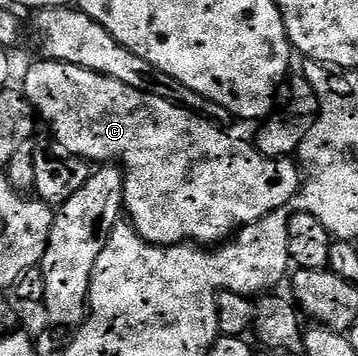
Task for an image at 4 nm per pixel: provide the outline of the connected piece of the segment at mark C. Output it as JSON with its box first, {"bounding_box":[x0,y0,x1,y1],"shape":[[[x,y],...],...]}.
{"bounding_box":[20,60,304,248],"shape":[[[41,60],[34,62],[26,70],[26,79],[20,83],[20,89],[28,101],[33,104],[37,117],[42,118],[50,125],[54,133],[53,141],[64,147],[68,152],[86,159],[91,164],[120,164],[126,175],[126,201],[124,203],[125,213],[128,221],[134,227],[134,231],[145,242],[154,246],[181,246],[183,244],[197,244],[203,248],[222,244],[231,236],[238,233],[244,226],[250,226],[259,222],[264,216],[268,216],[274,210],[284,210],[289,207],[290,201],[298,194],[304,181],[304,175],[297,161],[290,158],[269,158],[258,151],[257,145],[241,142],[233,138],[219,123],[212,122],[208,118],[187,110],[185,106],[177,106],[168,100],[160,100],[160,96],[148,96],[148,92],[140,92],[136,88],[128,88],[128,84],[120,84],[120,80],[112,80],[103,74],[92,72],[88,68],[80,68],[76,64],[67,62],[51,62]]]}

